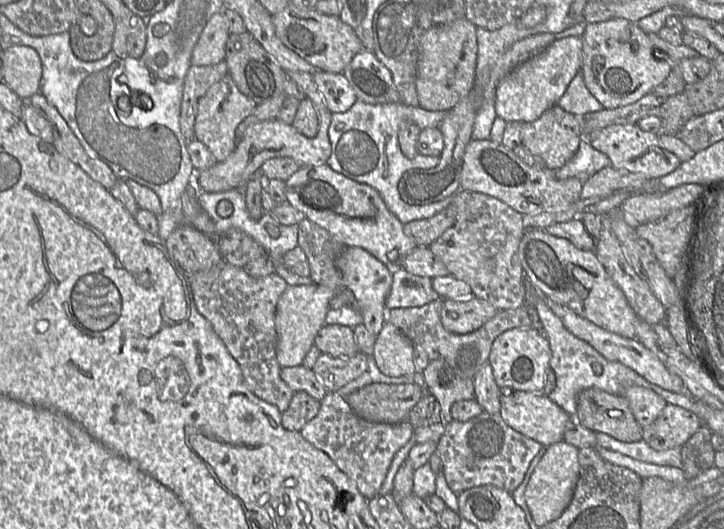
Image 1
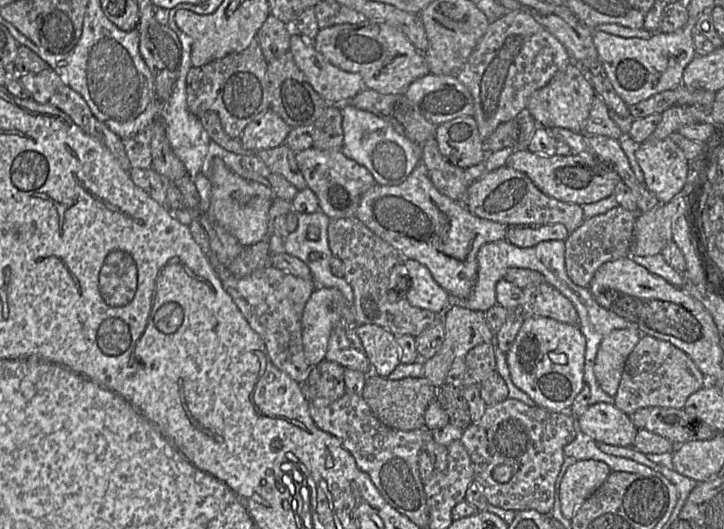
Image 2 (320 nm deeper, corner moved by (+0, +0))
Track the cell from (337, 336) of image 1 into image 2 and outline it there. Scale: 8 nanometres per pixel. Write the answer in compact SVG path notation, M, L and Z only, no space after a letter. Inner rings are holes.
M375 324L354 325L371 367L368 374L389 376L400 364L400 348L393 333Z

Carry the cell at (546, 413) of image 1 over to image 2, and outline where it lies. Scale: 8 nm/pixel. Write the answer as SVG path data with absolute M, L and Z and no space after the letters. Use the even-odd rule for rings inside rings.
M603 402L589 405L585 412L576 418L576 424L579 431L583 432L594 441L622 447L632 446L638 430L630 421L627 414L619 410L613 404Z

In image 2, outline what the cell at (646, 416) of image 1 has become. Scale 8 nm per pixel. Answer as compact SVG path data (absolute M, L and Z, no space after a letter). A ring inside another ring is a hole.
M642 335L626 360L613 405L628 416L644 407L683 409L688 397L707 383L684 351L667 341Z

